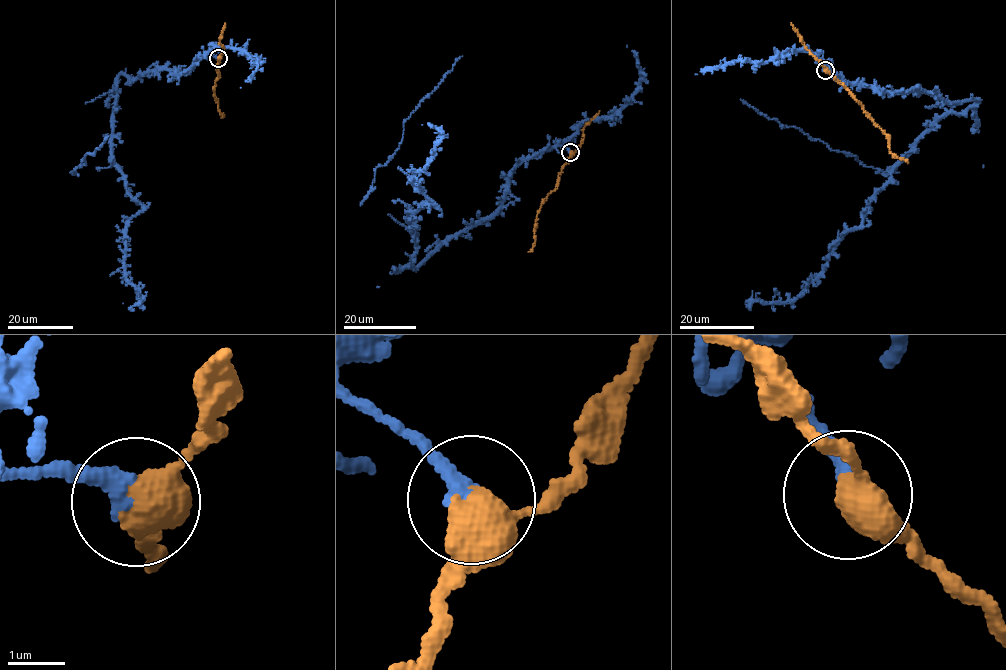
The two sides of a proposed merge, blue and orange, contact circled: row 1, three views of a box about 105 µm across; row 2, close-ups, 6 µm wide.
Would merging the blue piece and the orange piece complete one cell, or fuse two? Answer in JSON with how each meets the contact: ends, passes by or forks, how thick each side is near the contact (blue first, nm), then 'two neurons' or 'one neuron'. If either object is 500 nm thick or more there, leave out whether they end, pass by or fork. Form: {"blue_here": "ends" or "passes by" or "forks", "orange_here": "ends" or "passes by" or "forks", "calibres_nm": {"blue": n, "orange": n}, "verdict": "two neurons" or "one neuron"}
{"calibres_nm": {"blue": 360, "orange": 500}, "verdict": "two neurons"}

